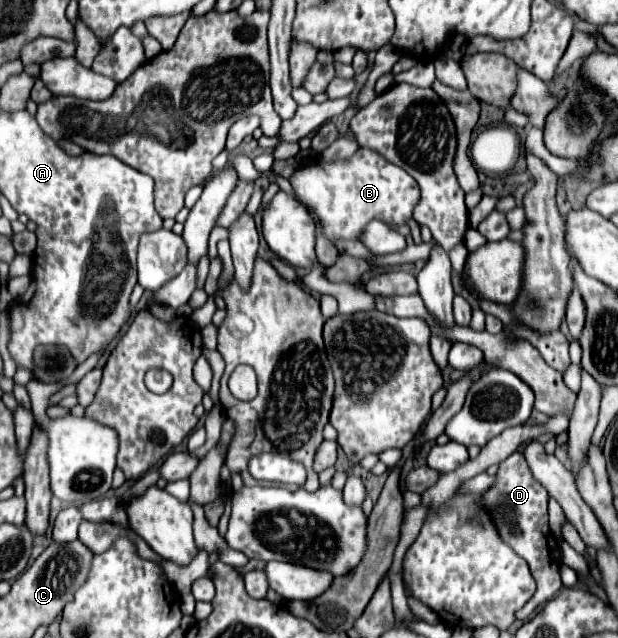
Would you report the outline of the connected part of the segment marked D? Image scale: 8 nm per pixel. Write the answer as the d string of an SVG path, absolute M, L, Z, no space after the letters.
M513 452L507 460L503 460L499 464L499 472L497 472L497 484L487 490L481 496L483 504L489 508L489 512L493 514L493 520L503 536L503 540L521 556L525 558L525 562L531 568L531 574L537 582L537 590L531 596L531 600L515 612L517 620L527 620L531 618L531 614L543 606L545 602L549 602L561 588L561 578L559 578L559 566L561 566L561 552L557 548L557 538L553 536L549 524L547 524L547 500L549 500L549 492L545 490L545 486L541 486L541 482L537 482L533 478L533 472L523 456L523 452Z

